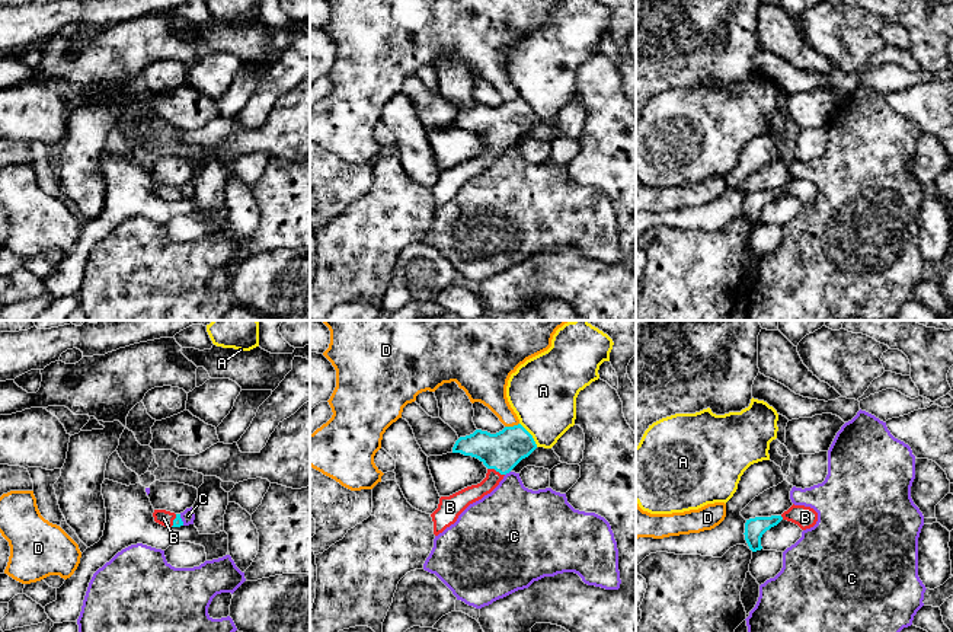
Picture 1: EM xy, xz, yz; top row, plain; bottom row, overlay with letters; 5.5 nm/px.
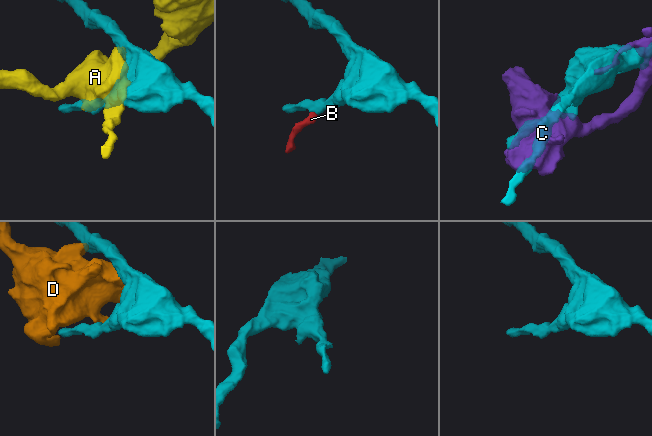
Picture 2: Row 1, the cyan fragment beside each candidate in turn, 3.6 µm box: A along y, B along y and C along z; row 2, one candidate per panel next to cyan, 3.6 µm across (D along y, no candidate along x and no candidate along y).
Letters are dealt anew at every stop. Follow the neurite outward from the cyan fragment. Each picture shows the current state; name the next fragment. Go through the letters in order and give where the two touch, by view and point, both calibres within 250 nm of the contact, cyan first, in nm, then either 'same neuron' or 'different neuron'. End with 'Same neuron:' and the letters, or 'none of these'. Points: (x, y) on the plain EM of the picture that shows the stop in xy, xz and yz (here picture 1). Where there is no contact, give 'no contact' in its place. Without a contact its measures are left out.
A: meets cyan in xz at (530, 108); 220 nm thick on the cyan side, 380 nm on the other; different neuron
B: meets cyan in xz at (496, 144); 220 nm thick on the cyan side, 100 nm on the other; same neuron
C: meets cyan in xz at (507, 146); 220 nm thick on the cyan side, 360 nm on the other; different neuron
D: meets cyan in xz at (511, 101); 220 nm thick on the cyan side, 190 nm on the other; different neuron
Same neuron: B

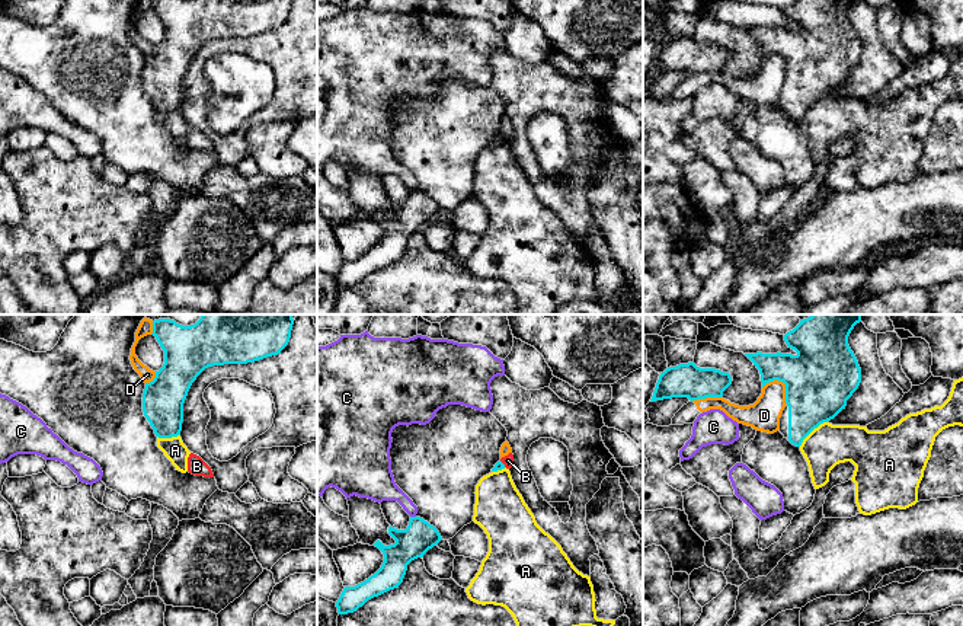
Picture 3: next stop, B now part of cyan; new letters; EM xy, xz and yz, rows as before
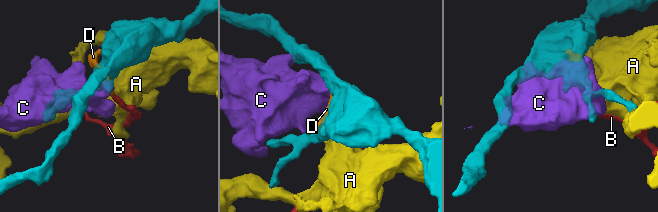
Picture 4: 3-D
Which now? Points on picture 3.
A: meets cyan in yz at (812, 104); 360 nm thick on the cyan side, 240 nm on the other; different neuron
B: meets cyan in xz at (502, 137); 50 nm thick on the cyan side, 60 nm on the other; different neuron
C: meets cyan in xz at (413, 191); 170 nm thick on the cyan side, 160 nm on the other; different neuron
D: meets cyan in yz at (783, 56); 380 nm thick on the cyan side, 180 nm on the other; different neuron
Same neuron: none of these

